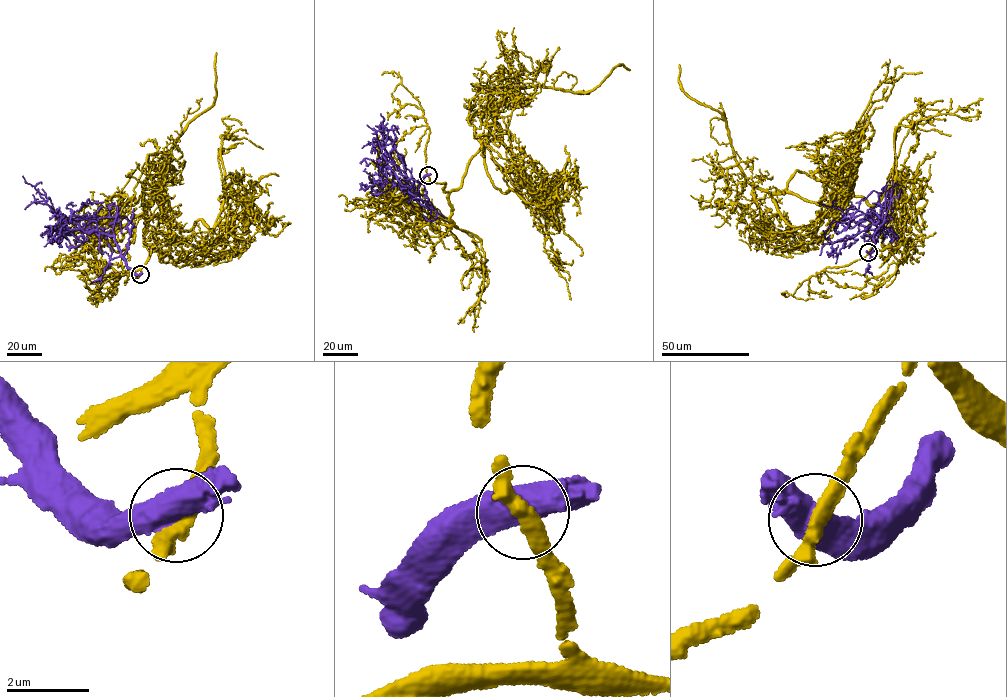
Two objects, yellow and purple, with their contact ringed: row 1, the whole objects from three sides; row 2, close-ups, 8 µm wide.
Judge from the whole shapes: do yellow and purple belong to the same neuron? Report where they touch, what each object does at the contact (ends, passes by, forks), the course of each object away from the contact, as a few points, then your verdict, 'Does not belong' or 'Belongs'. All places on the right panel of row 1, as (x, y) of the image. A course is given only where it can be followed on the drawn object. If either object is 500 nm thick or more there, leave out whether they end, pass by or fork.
Place: (868, 252). Course of yellow: (868, 253), (866, 200), (797, 170), (787, 183), (823, 204), (850, 198), (850, 135), (873, 90), (922, 73). Course of purple: (868, 252), (874, 246), (874, 232), (880, 228), (884, 218), (868, 225), (866, 231), (840, 209), (820, 204). Does not belong

